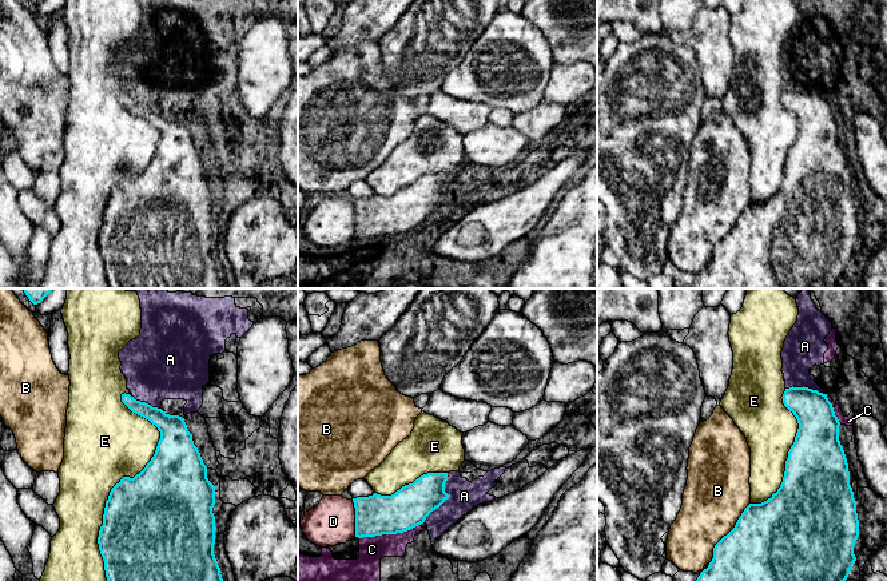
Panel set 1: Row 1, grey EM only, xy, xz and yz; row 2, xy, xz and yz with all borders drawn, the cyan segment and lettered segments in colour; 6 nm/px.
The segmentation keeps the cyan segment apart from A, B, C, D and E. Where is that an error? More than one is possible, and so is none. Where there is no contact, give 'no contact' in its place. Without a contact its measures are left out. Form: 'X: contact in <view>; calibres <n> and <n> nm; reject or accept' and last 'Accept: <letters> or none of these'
A: contact in xz; calibres 240 and 180 nm; reject
B: contact in yz; calibres 500 and 380 nm; reject
C: contact in xz; calibres 240 and 160 nm; reject
D: contact in xz; calibres 240 and 280 nm; reject
E: contact in xy; calibres 460 and 480 nm; reject
Accept: none of these

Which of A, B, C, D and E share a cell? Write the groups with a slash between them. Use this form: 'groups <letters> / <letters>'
groups A C / B / D / E

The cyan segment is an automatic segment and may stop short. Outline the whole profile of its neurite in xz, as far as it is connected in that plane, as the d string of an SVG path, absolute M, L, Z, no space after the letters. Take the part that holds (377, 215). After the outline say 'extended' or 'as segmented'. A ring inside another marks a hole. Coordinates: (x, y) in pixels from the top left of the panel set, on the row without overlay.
M427 174L391 196L374 194L353 199L355 238L397 235L423 224L449 199L445 192L448 179L448 174Z; as segmented

